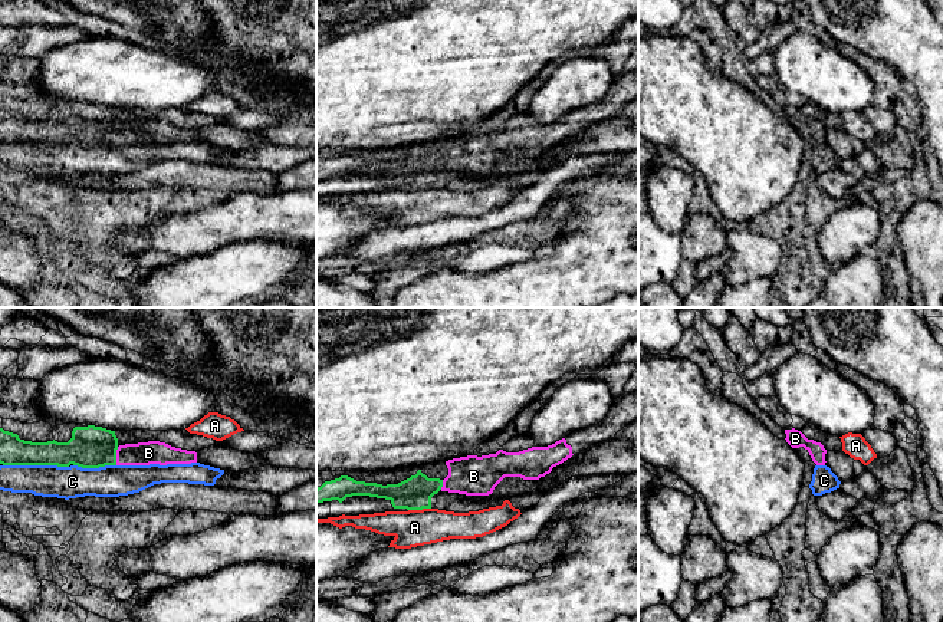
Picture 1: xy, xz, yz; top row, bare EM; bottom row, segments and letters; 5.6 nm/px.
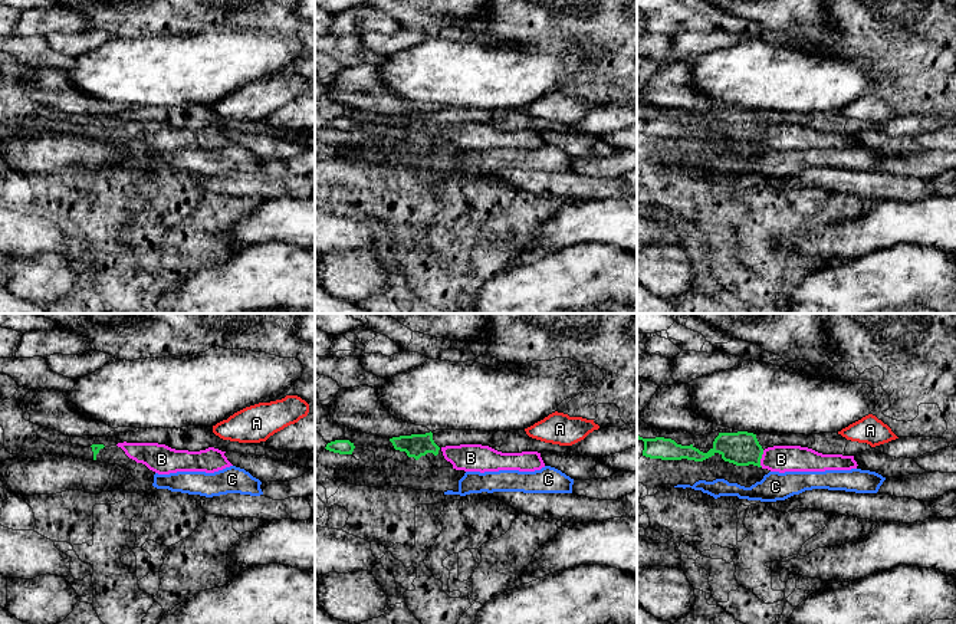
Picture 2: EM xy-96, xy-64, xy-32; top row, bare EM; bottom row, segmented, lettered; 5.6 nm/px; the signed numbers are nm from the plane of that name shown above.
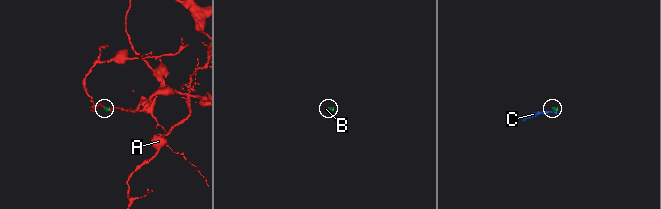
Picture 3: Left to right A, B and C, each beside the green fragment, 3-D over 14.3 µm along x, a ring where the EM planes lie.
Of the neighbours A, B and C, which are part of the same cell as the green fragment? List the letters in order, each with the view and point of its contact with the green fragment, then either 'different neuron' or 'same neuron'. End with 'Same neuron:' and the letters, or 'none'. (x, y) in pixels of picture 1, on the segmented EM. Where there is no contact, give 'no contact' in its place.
A: contact xz (419, 509); different neuron
B: contact xy (115, 456); same neuron
C: contact xy (36, 464); different neuron
Same neuron: B

